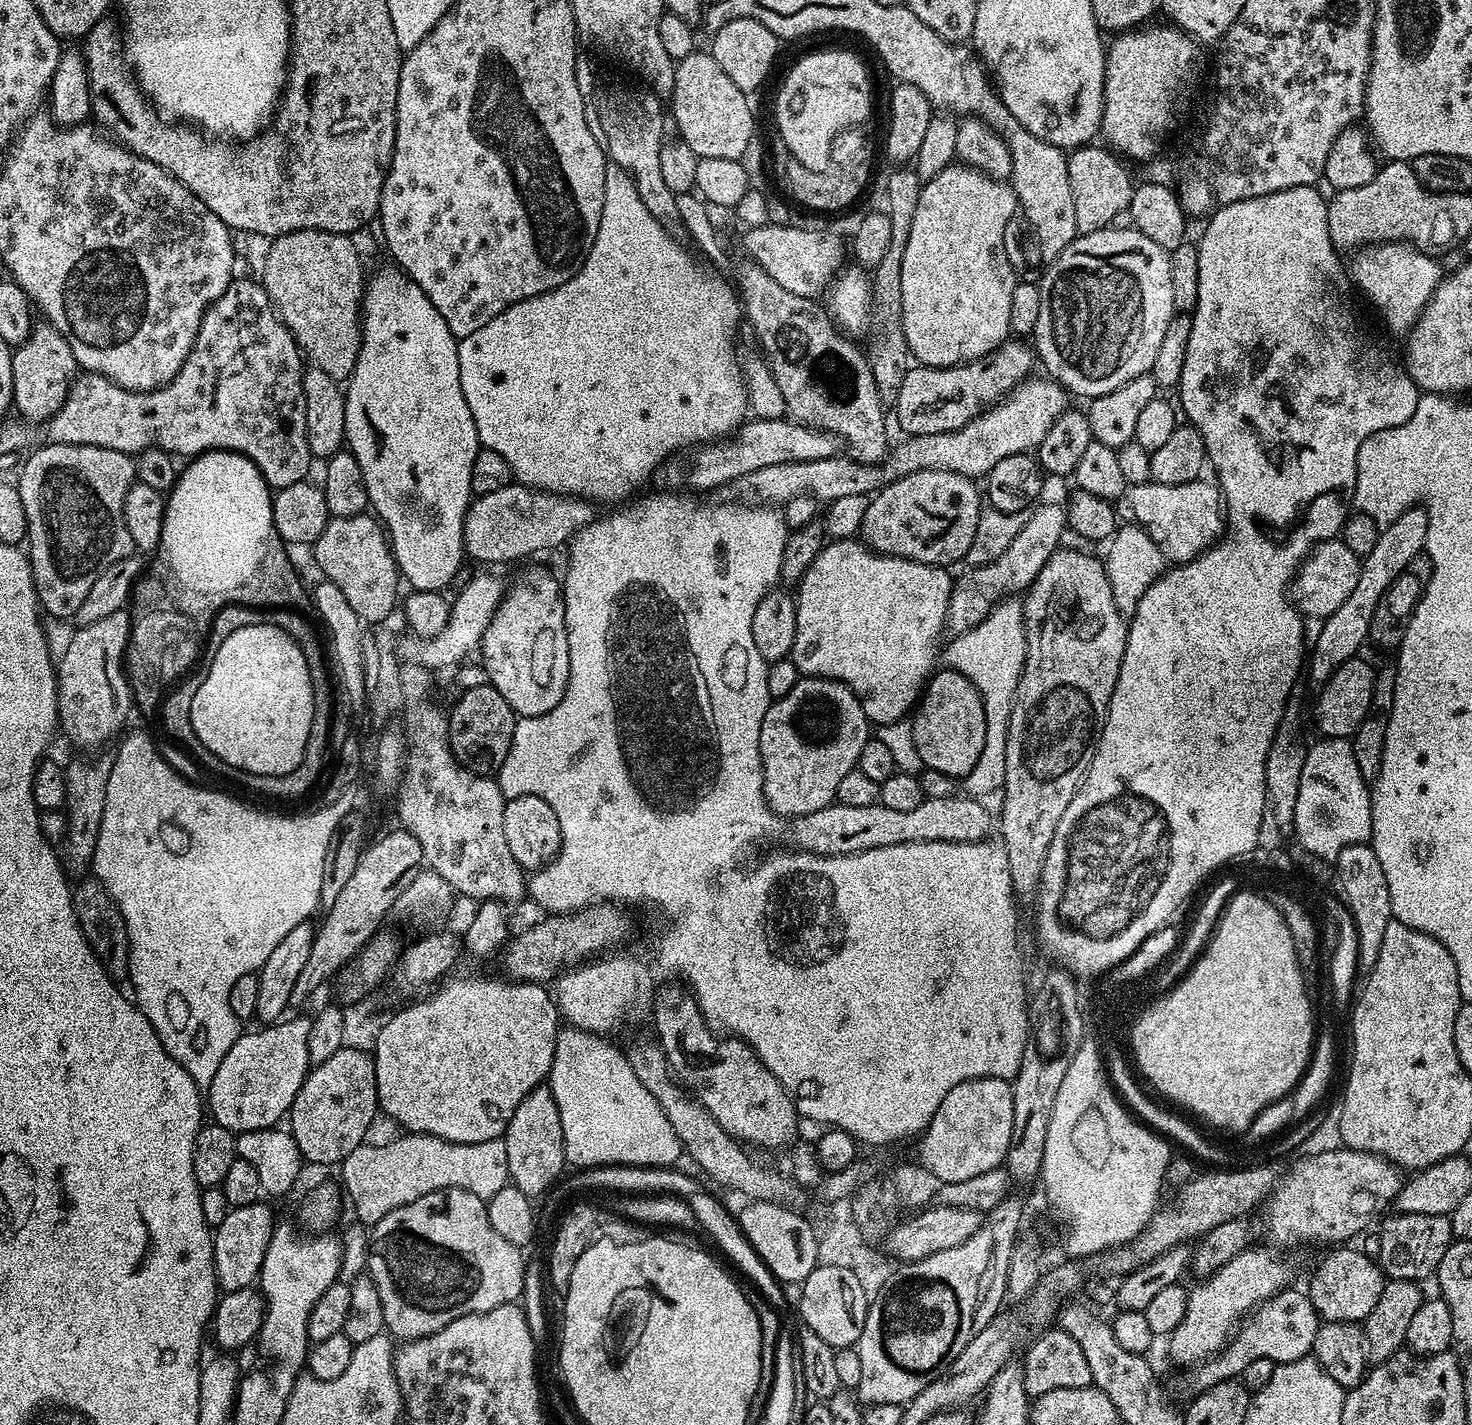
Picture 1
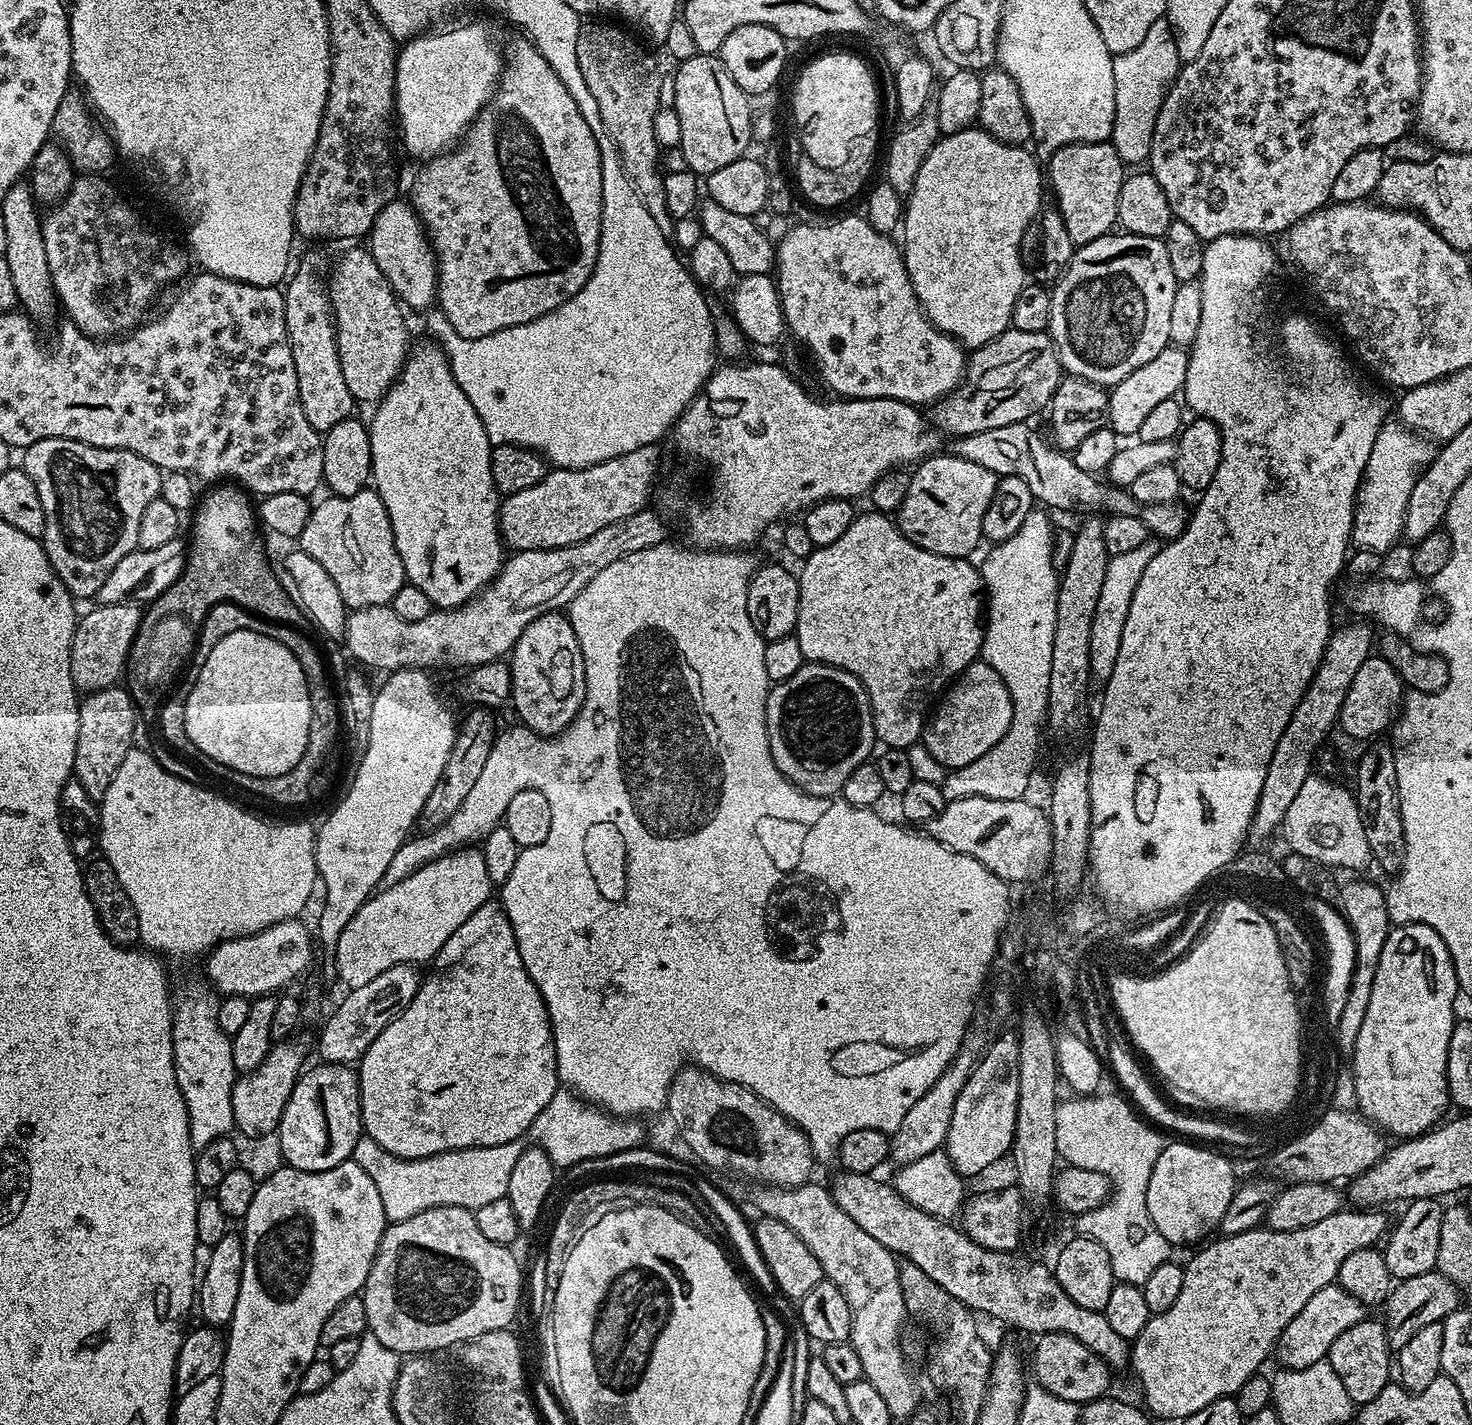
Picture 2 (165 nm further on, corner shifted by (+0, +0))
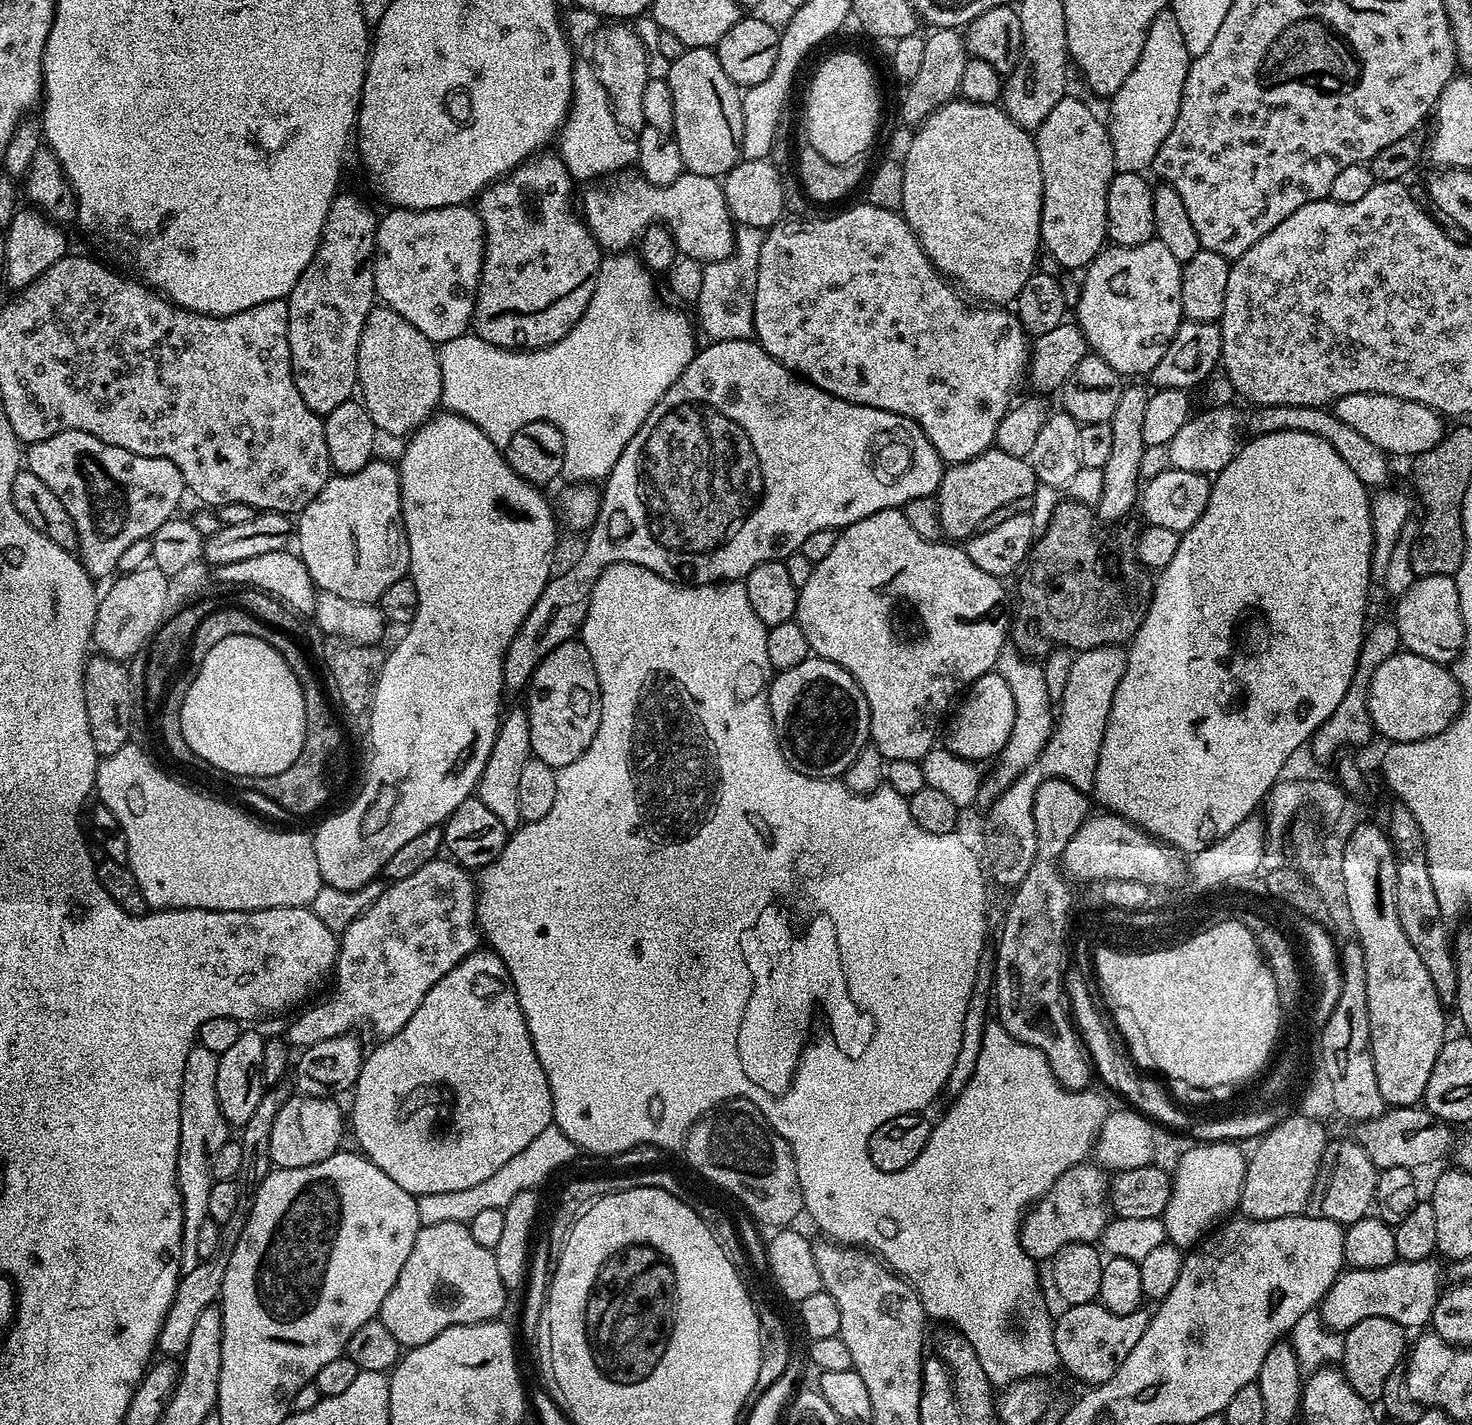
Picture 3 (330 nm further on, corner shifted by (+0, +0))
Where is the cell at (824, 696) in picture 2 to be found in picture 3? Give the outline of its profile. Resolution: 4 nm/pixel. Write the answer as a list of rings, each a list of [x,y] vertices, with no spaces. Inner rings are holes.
[[[810,658],[806,662],[794,666],[793,669],[787,669],[785,672],[776,672],[768,685],[768,705],[770,706],[770,714],[772,715],[772,725],[776,731],[776,741],[780,744],[780,749],[786,758],[786,762],[790,762],[790,766],[794,766],[794,770],[798,770],[810,778],[835,780],[843,777],[844,772],[850,766],[850,762],[854,762],[854,758],[858,758],[858,754],[862,749],[869,747],[872,734],[870,730],[870,706],[866,702],[866,698],[862,694],[862,690],[858,686],[856,679],[846,670],[842,670],[842,666],[838,666],[834,662],[819,658]]]

